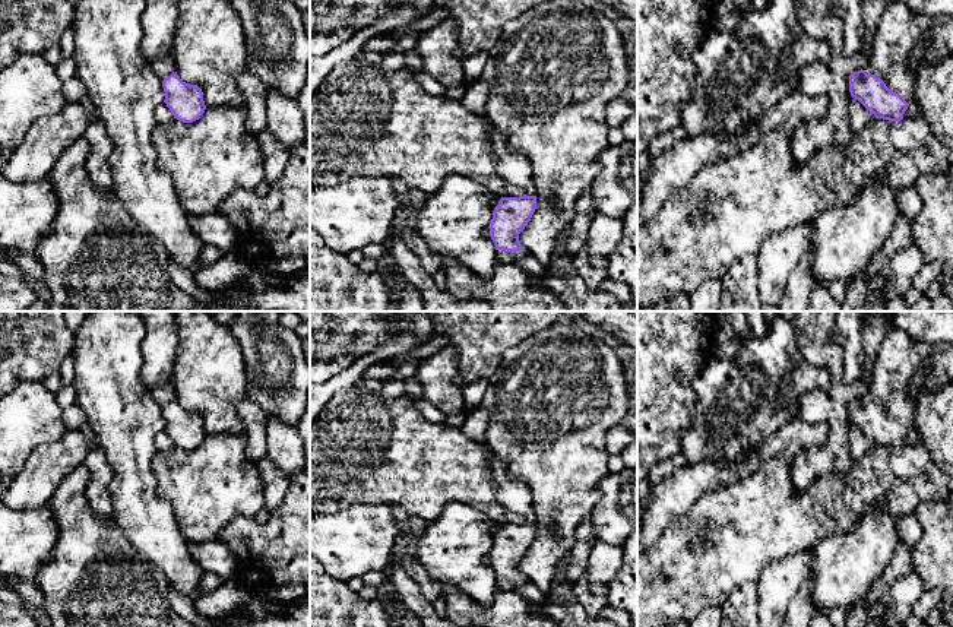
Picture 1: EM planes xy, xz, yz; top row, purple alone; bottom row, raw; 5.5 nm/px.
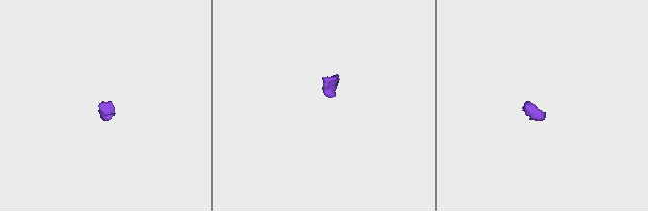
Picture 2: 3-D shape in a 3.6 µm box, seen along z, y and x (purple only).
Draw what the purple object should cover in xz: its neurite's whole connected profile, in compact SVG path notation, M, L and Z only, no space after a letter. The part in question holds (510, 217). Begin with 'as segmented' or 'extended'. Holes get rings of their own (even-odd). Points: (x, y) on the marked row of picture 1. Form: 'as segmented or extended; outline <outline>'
extended; outline M490 126L488 136L497 156L497 171L510 184L517 186L523 194L519 197L501 197L493 210L490 237L496 246L498 262L513 263L529 254L520 244L519 234L525 229L536 209L536 189L528 159L506 145L506 136Z

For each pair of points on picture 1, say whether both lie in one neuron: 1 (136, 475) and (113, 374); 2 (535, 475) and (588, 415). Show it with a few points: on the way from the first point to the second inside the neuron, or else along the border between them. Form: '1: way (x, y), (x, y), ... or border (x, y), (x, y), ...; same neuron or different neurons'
1: way (129, 450), (124, 418), (114, 399); same neuron
2: way (550, 461), (579, 430); same neuron

